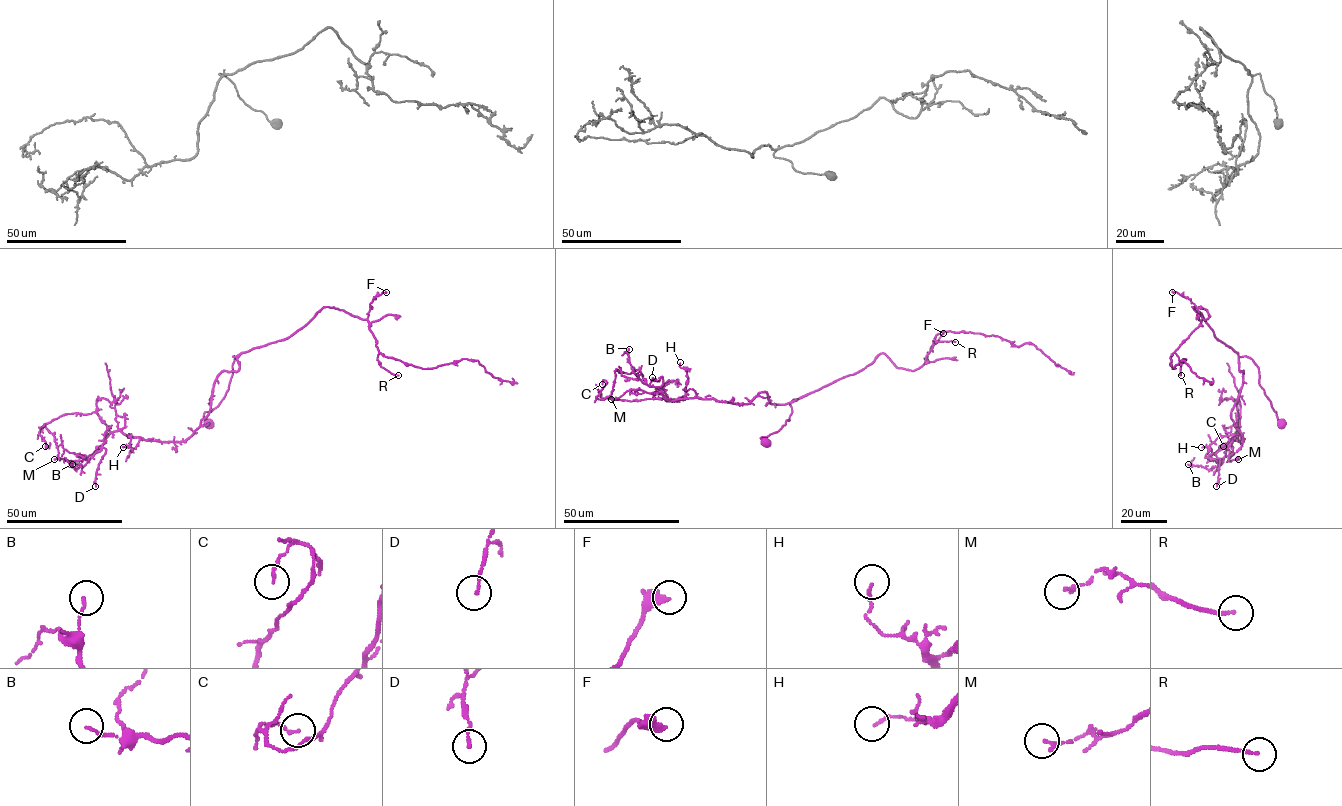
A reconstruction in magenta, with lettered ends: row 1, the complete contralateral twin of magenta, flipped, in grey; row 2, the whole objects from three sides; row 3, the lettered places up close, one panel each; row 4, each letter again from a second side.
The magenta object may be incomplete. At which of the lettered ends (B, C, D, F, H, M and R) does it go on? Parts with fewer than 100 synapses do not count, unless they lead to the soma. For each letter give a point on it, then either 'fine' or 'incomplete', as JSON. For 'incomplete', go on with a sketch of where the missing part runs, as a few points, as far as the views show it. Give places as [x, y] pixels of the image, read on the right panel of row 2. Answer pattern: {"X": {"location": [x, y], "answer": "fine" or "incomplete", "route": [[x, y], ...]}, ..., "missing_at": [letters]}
{"B": {"location": [1188, 464], "answer": "fine"}, "C": {"location": [1223, 446], "answer": "fine"}, "D": {"location": [1216, 486], "answer": "fine"}, "F": {"location": [1172, 292], "answer": "fine"}, "H": {"location": [1201, 447], "answer": "fine"}, "M": {"location": [1238, 459], "answer": "fine"}, "R": {"location": [1181, 375], "answer": "fine"}, "missing_at": []}

